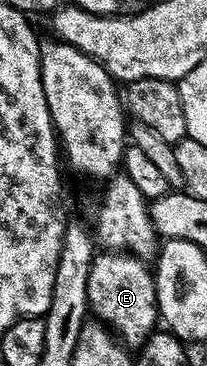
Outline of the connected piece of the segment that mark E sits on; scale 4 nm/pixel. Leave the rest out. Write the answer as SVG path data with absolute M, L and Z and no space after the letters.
M96 253L89 272L87 304L90 313L127 348L142 348L147 343L147 337L156 333L155 322L160 321L154 273L144 259L134 258L131 254Z

